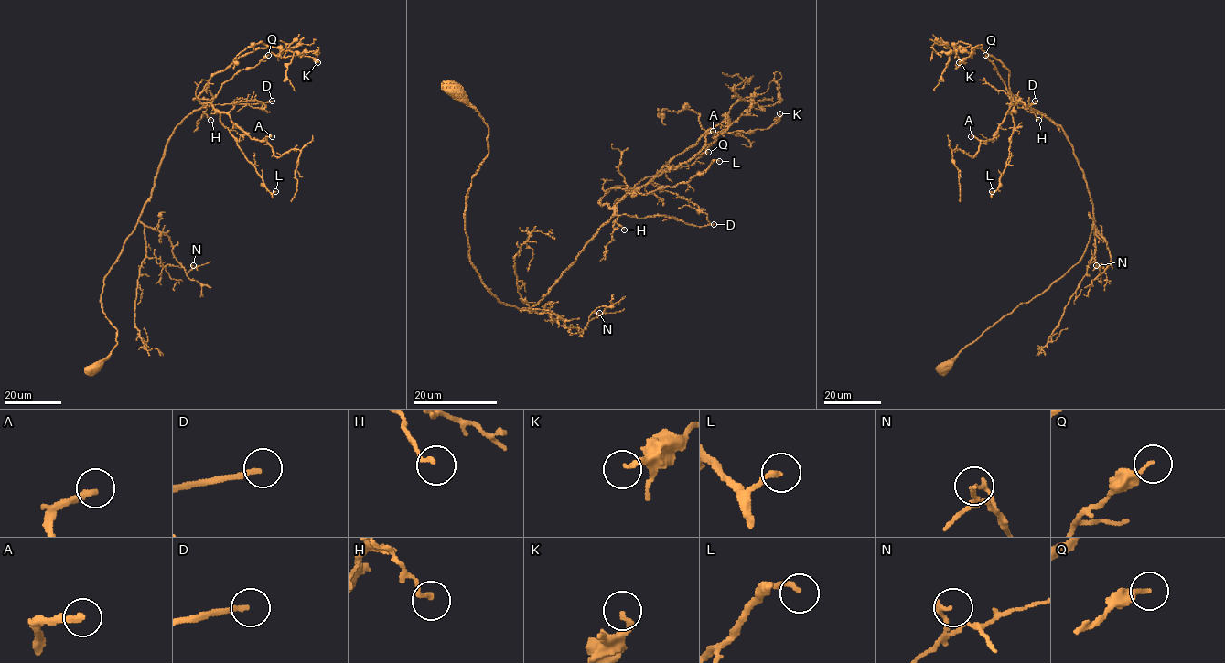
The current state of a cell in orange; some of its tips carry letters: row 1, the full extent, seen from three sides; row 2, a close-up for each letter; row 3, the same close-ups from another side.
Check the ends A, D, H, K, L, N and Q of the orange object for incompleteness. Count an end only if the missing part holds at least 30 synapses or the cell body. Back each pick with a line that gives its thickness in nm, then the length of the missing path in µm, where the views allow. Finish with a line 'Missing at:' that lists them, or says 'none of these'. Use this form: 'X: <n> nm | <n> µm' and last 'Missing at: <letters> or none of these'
A: 240 nm | 70 µm
D: 190 nm | 50 µm
Missing at: A, D

